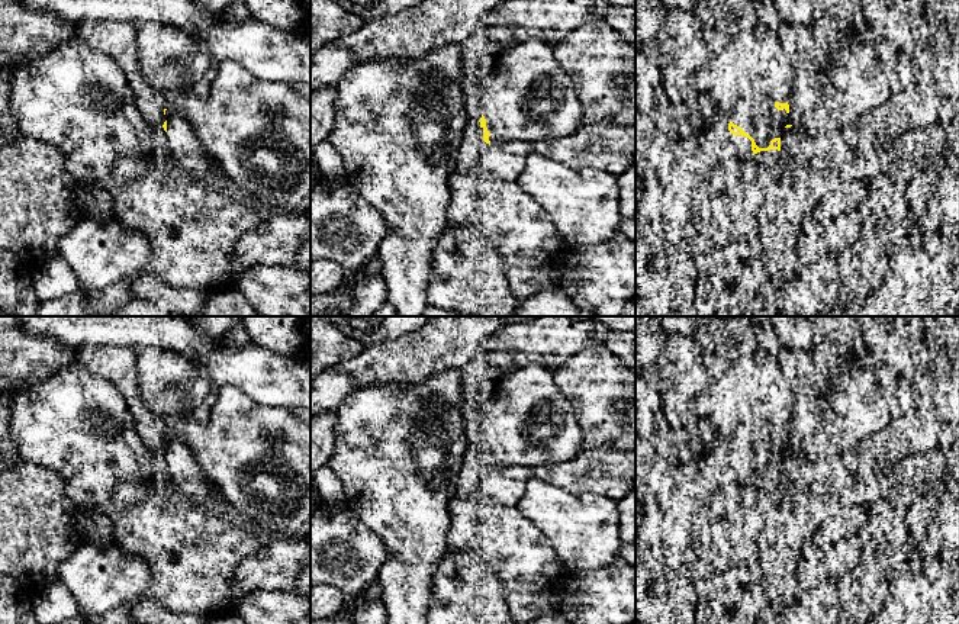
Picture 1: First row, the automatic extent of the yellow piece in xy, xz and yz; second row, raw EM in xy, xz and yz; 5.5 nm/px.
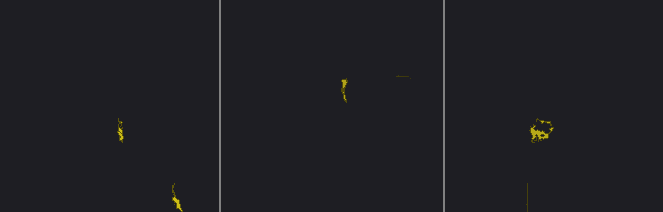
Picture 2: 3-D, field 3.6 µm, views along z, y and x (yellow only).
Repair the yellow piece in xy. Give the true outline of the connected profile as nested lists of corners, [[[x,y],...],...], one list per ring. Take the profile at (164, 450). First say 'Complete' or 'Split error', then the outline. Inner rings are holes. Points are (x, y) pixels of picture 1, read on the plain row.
Split error. [[[164,434],[164,440],[165,447],[162,453],[167,459],[174,489],[181,496],[206,508],[213,515],[229,517],[238,524],[245,525],[232,514],[229,505],[222,499],[213,483],[209,480],[207,473],[200,469],[187,444],[170,434]]]

